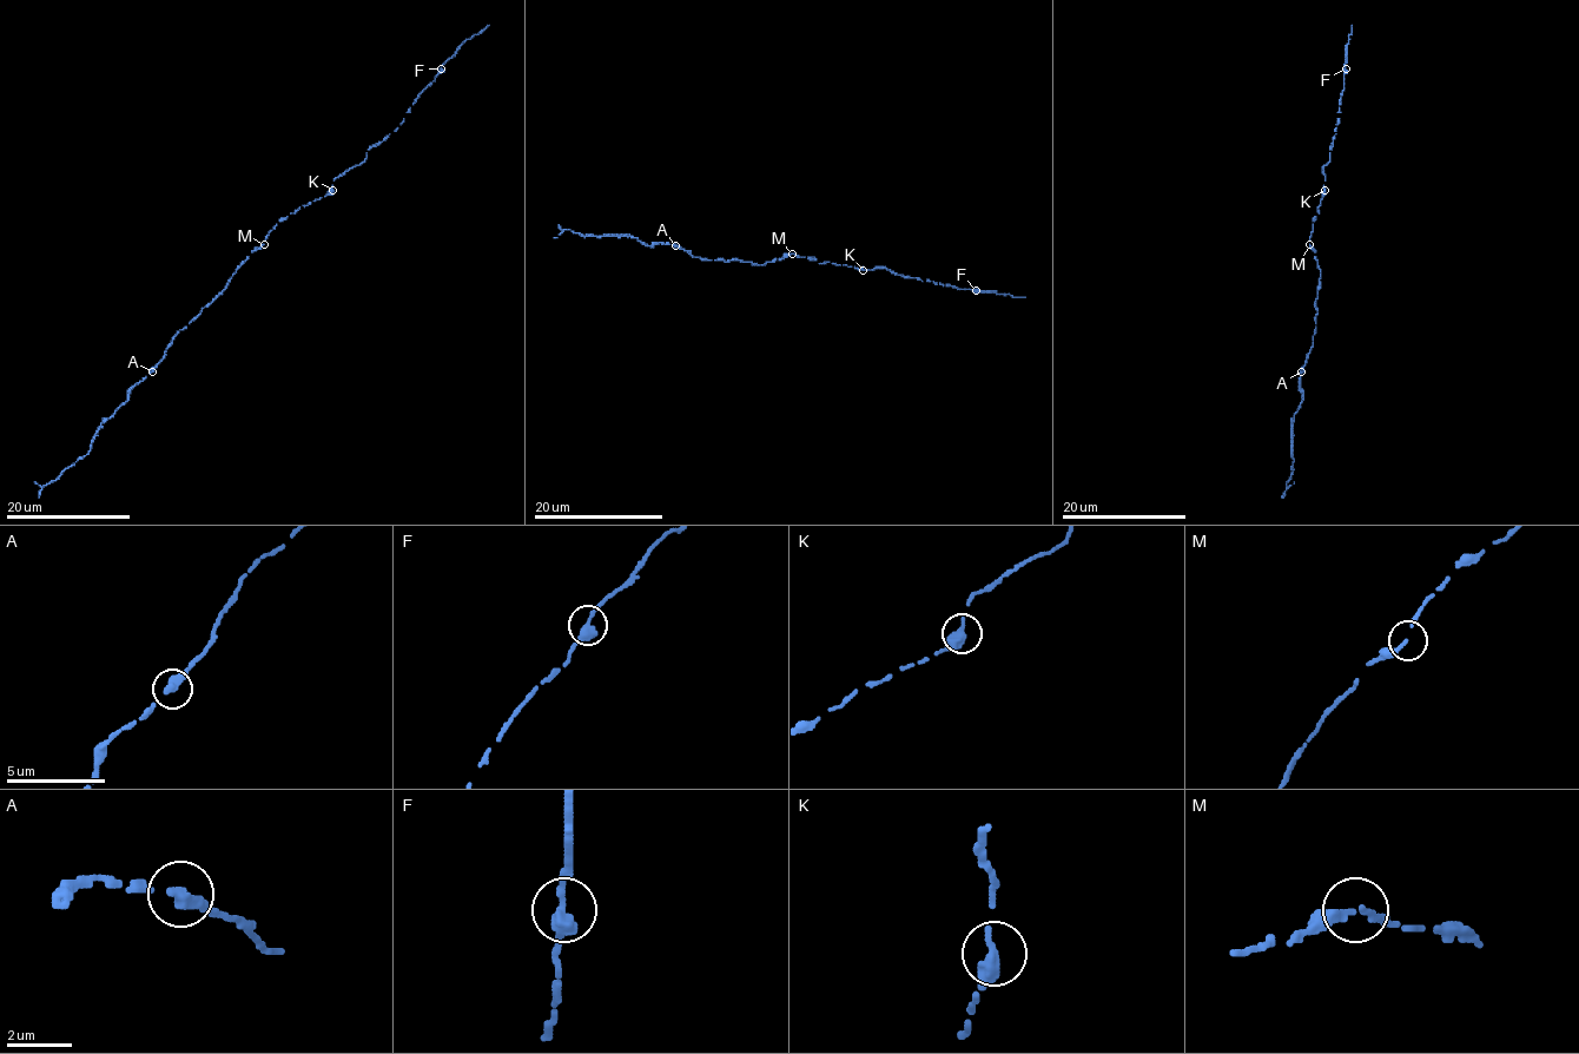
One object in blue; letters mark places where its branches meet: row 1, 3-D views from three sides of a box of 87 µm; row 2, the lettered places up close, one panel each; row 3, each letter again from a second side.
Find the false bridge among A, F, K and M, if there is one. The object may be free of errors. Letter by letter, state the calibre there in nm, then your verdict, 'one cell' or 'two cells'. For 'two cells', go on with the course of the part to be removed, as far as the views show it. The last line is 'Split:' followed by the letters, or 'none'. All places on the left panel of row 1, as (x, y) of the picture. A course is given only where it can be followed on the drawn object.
A: calibre 360 nm; one cell
F: calibre 360 nm; one cell
K: calibre 360 nm; one cell
M: calibre 190 nm; one cell
Split: none

